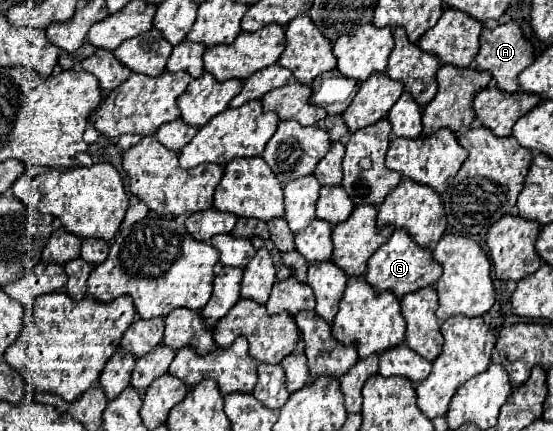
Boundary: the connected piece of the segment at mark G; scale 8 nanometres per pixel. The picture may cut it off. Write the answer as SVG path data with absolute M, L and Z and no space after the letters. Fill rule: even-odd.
M397 228L393 236L369 258L365 278L375 290L393 290L397 298L403 298L413 290L433 286L441 274L443 274L443 266L433 258L433 252L411 240L407 230Z

